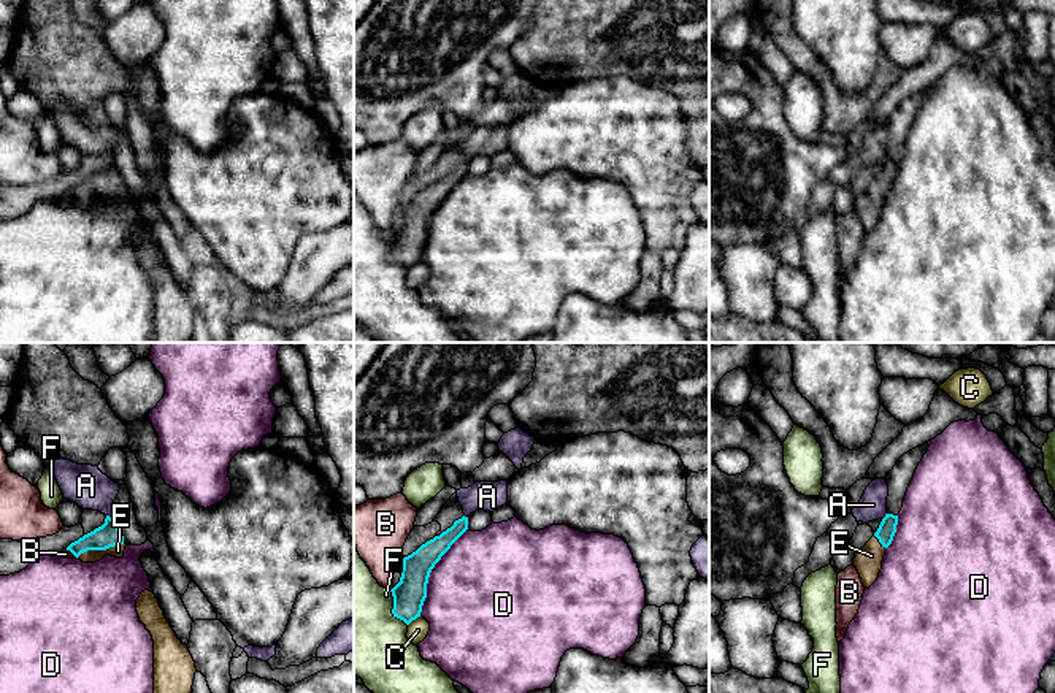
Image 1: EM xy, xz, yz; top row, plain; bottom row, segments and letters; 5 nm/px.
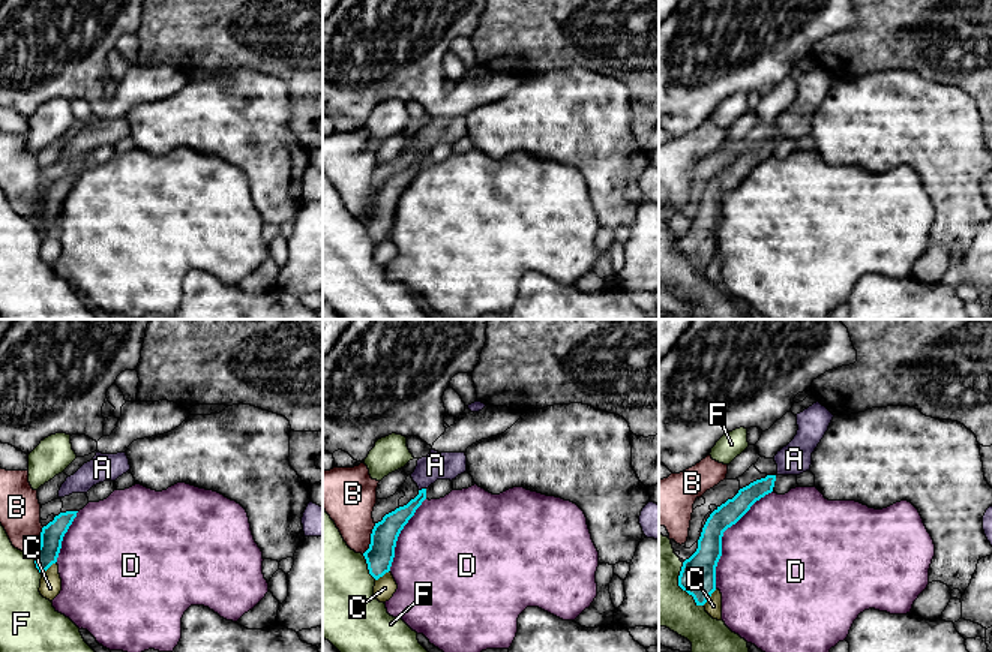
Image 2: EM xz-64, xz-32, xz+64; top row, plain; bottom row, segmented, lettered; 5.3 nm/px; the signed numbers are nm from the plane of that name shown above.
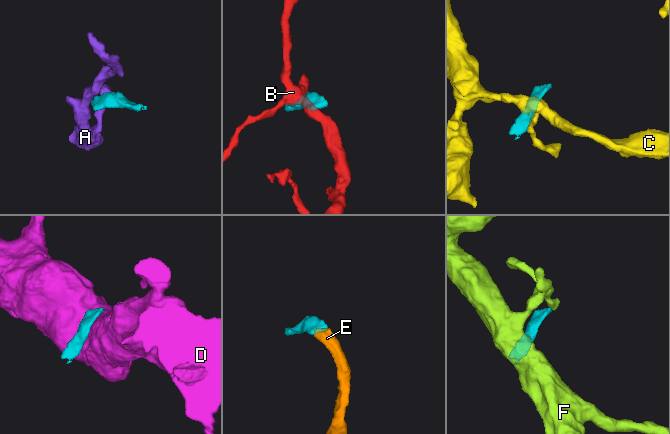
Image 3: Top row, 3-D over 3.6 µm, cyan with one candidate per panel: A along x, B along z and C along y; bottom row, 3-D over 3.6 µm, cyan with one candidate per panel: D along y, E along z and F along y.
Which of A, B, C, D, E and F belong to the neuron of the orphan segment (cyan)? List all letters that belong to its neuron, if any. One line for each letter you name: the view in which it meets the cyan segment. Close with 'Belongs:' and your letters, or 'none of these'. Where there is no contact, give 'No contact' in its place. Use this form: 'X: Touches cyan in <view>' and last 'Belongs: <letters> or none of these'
E: Touches cyan in xy
Belongs: E

